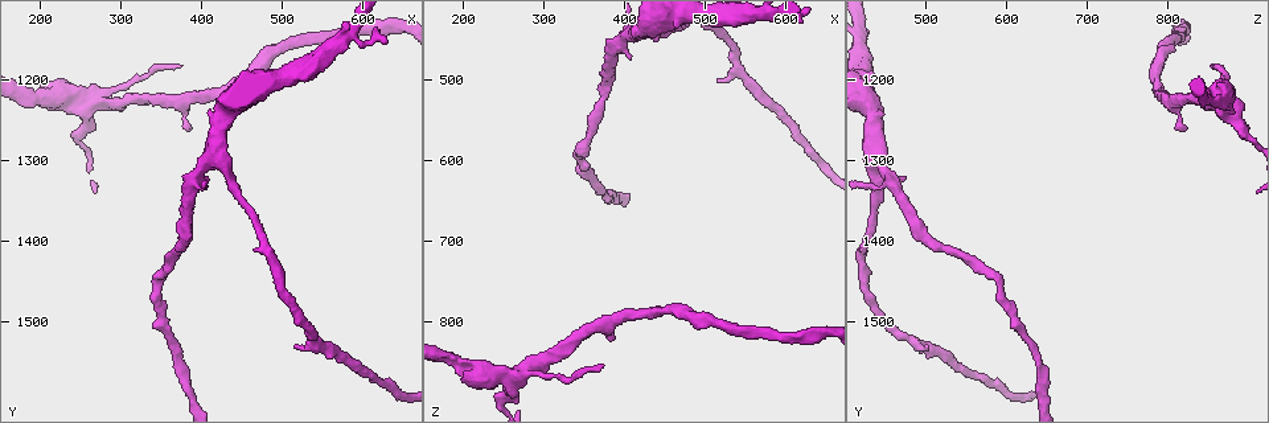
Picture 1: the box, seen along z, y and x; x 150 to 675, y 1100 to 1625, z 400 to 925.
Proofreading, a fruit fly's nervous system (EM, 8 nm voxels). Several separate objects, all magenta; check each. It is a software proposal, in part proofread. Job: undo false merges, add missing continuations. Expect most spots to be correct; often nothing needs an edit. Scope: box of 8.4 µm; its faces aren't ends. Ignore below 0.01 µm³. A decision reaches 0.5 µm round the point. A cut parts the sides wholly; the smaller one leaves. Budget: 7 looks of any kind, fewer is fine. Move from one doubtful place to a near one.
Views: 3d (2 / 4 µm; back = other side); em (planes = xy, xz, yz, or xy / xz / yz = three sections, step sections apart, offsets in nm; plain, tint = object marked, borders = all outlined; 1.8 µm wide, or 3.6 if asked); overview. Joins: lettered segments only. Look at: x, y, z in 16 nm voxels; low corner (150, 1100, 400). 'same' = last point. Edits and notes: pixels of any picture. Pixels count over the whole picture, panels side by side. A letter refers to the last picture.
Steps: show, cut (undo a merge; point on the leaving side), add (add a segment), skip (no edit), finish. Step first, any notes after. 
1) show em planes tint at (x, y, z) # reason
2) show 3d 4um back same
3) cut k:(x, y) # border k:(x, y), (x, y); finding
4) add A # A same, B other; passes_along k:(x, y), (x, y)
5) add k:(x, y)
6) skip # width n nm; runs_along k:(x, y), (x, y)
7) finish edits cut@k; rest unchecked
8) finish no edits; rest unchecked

show em planes borders at (445, 1340, 440) # sudden change in width

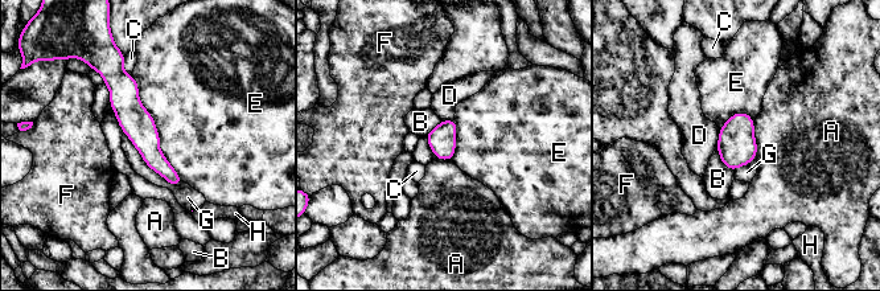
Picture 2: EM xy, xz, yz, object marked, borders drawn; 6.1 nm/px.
skip # longest_contact E 700 nm; A other, B other, C other, D other, E other, F other, G other, H other; continuous, no second neuron

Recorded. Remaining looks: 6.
show 3d 4um at (255, 1220, 865) # looks like a crossing

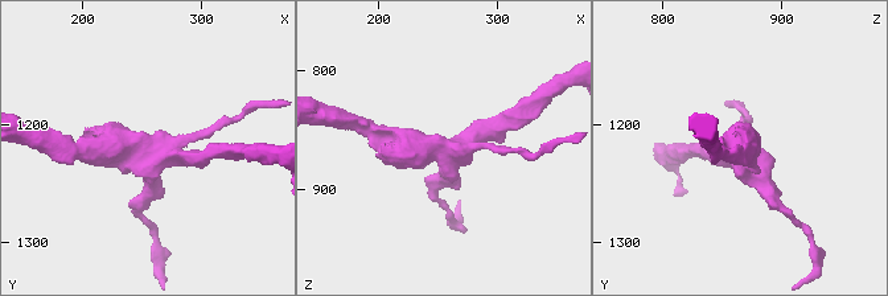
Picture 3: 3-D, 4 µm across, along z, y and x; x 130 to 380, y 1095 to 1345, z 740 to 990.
show em planes tint at (250, 1220, 868) # arms 4

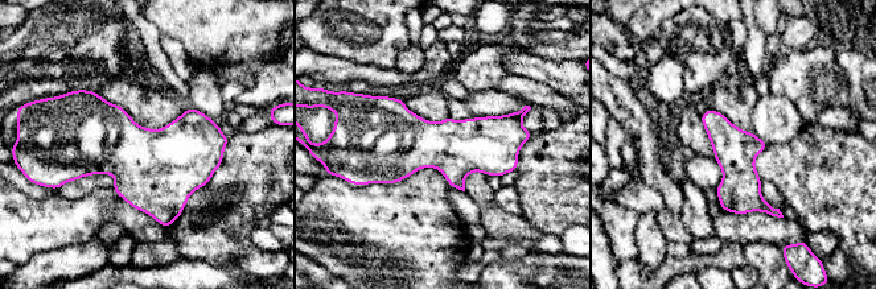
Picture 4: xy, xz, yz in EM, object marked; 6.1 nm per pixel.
show em planes borders same # what lies round it

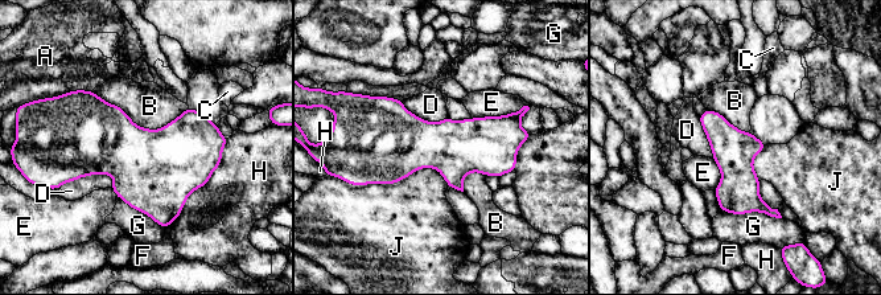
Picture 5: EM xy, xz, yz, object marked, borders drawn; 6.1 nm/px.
skip # A other, B other, C other, D other, E other, F other, G other, H other, J other; runs_along 5:(705, 114), (774, 213); all the same neuron

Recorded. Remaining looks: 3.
show 3d 2um back at (385, 1260, 820) # branch stops here

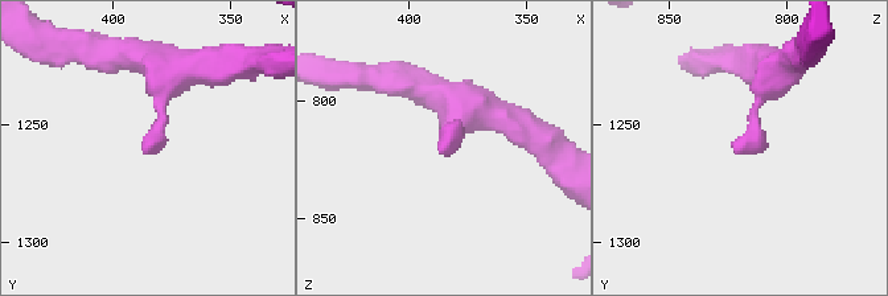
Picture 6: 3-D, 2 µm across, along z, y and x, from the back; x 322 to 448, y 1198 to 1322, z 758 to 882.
show em planes borders at (386, 1260, 822)

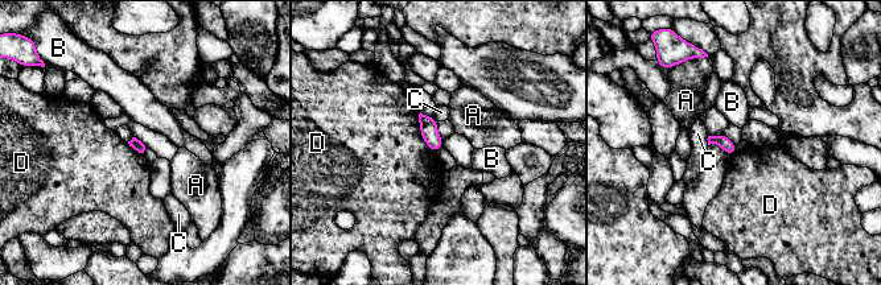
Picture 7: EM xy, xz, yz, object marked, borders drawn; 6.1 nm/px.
skip # A other, B other, C other, D other; border 7:(419, 112), (419, 133), (436, 152); none of them fits

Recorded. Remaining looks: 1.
finish no edits; rest unchecked

